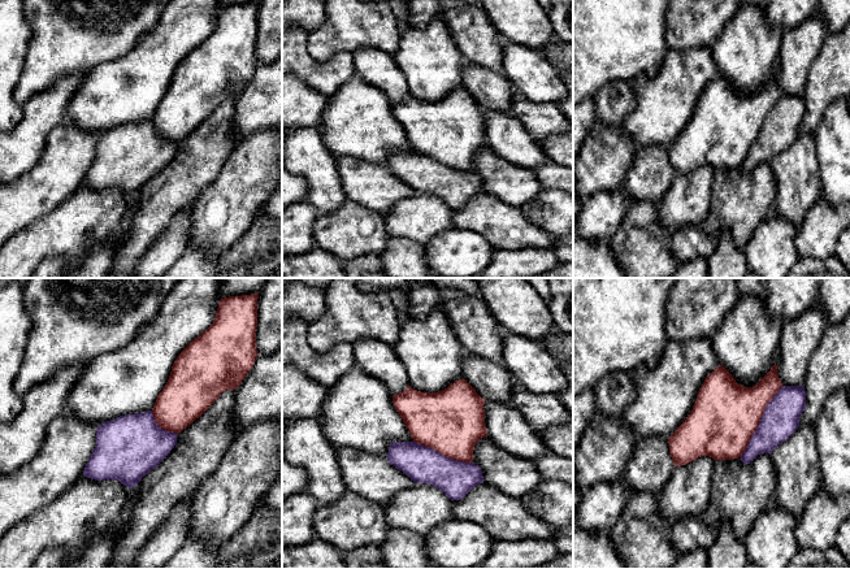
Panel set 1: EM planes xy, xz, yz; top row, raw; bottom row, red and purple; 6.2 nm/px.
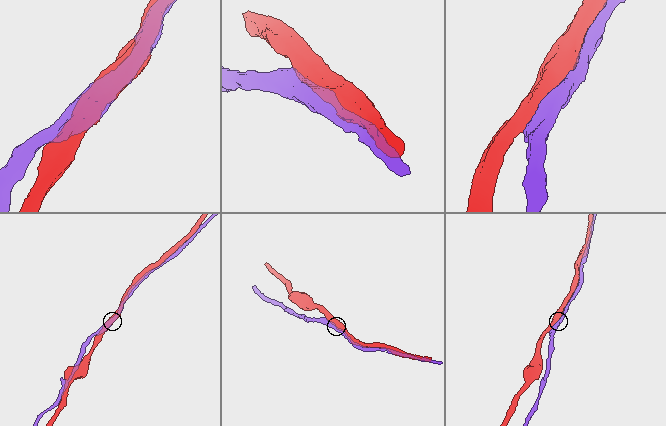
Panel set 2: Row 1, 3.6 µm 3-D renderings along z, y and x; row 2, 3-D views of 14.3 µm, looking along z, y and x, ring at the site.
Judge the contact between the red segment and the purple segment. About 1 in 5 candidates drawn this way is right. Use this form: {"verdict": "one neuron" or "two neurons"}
{"verdict": "two neurons"}

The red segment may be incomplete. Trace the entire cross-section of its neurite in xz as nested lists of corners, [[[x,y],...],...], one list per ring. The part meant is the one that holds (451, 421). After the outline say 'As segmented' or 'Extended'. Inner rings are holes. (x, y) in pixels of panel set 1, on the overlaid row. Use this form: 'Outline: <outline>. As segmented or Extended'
Outline: [[[464,378],[433,394],[408,386],[393,403],[413,442],[452,460],[473,462],[476,443],[487,436],[485,399]]]. As segmented

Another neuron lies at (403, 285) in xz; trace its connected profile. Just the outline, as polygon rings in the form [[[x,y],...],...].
[[[359,278],[357,288],[365,292],[398,290],[406,295],[411,290],[411,278]]]

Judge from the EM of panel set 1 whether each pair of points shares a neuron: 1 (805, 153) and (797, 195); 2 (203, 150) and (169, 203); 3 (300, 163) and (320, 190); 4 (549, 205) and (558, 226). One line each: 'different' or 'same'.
1: same
2: same
3: same
4: same

